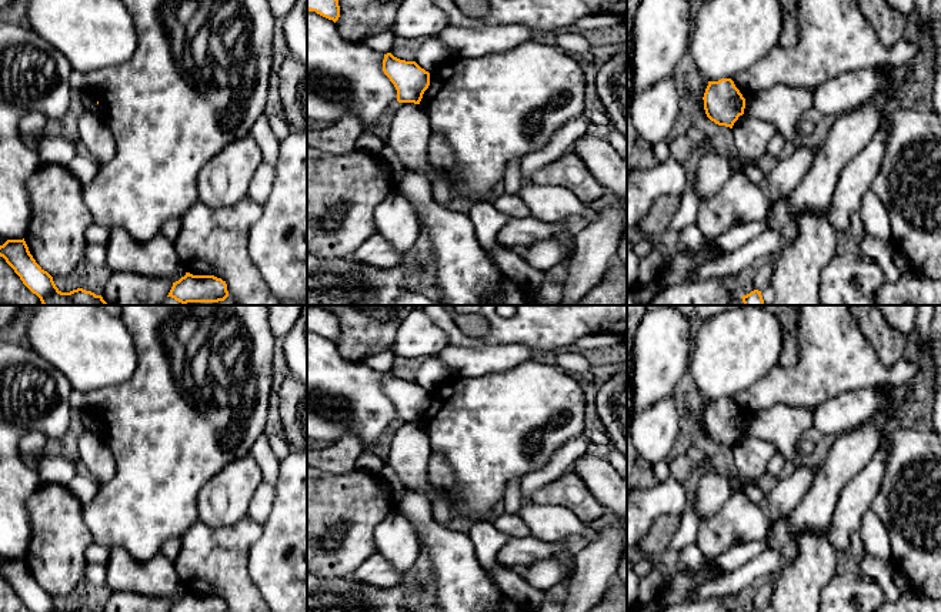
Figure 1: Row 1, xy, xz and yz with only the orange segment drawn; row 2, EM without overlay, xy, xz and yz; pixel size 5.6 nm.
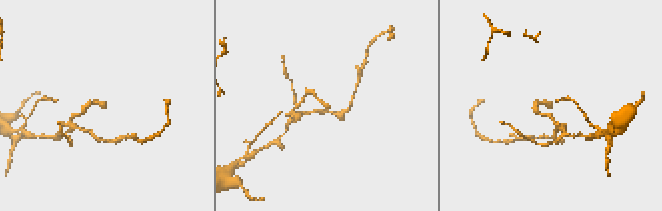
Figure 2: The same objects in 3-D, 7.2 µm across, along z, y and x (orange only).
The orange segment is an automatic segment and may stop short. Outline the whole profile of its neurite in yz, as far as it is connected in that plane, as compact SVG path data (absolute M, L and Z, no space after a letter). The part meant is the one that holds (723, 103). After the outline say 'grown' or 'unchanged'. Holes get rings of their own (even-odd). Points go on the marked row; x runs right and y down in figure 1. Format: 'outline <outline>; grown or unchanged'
outline M731 78L708 81L703 100L707 117L718 126L733 128L744 114L745 98Z; unchanged

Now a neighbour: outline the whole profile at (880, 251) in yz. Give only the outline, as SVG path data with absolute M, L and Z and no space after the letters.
M865 237L861 243L861 255L878 262L884 271L884 281L894 282L900 278L900 271L892 261L892 244L872 237Z

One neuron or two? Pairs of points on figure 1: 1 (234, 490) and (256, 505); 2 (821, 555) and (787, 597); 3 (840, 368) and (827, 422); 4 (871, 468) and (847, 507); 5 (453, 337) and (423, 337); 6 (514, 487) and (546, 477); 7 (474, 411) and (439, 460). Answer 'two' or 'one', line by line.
1: two
2: one
3: two
4: one
5: two
6: two
7: two

